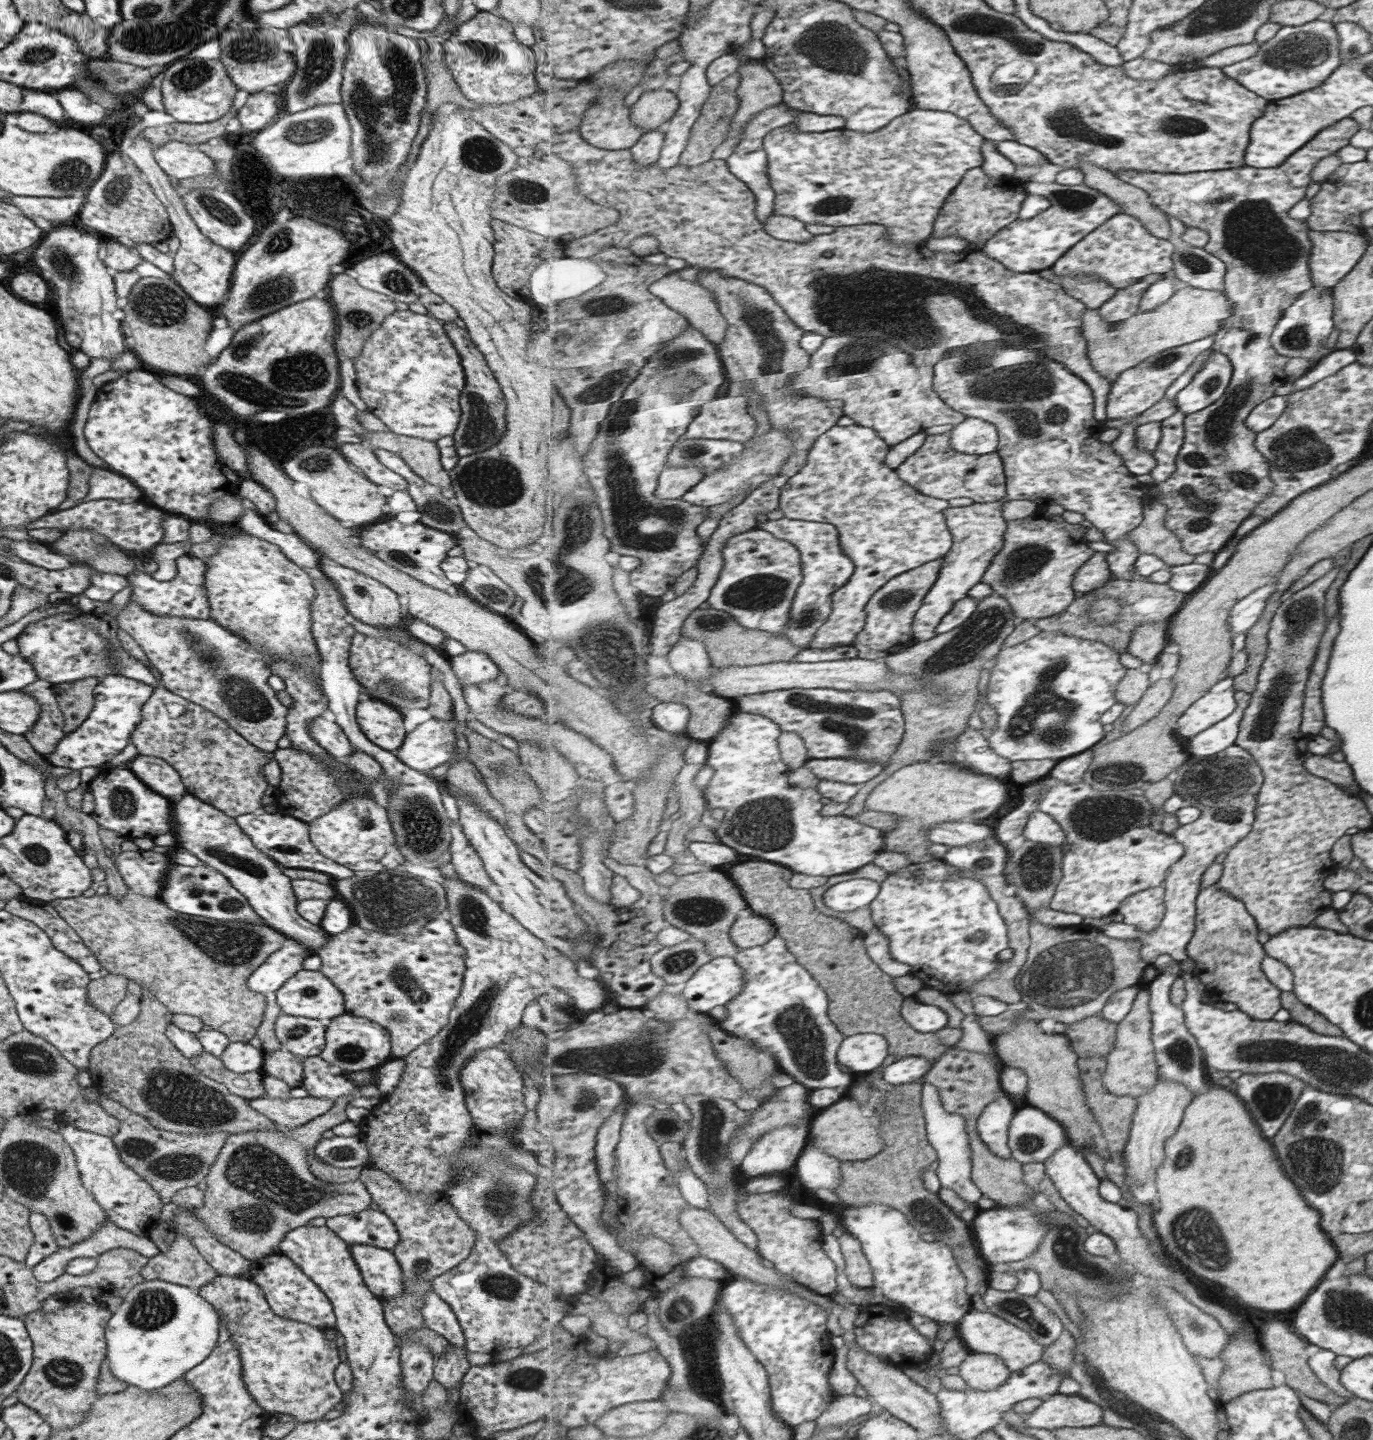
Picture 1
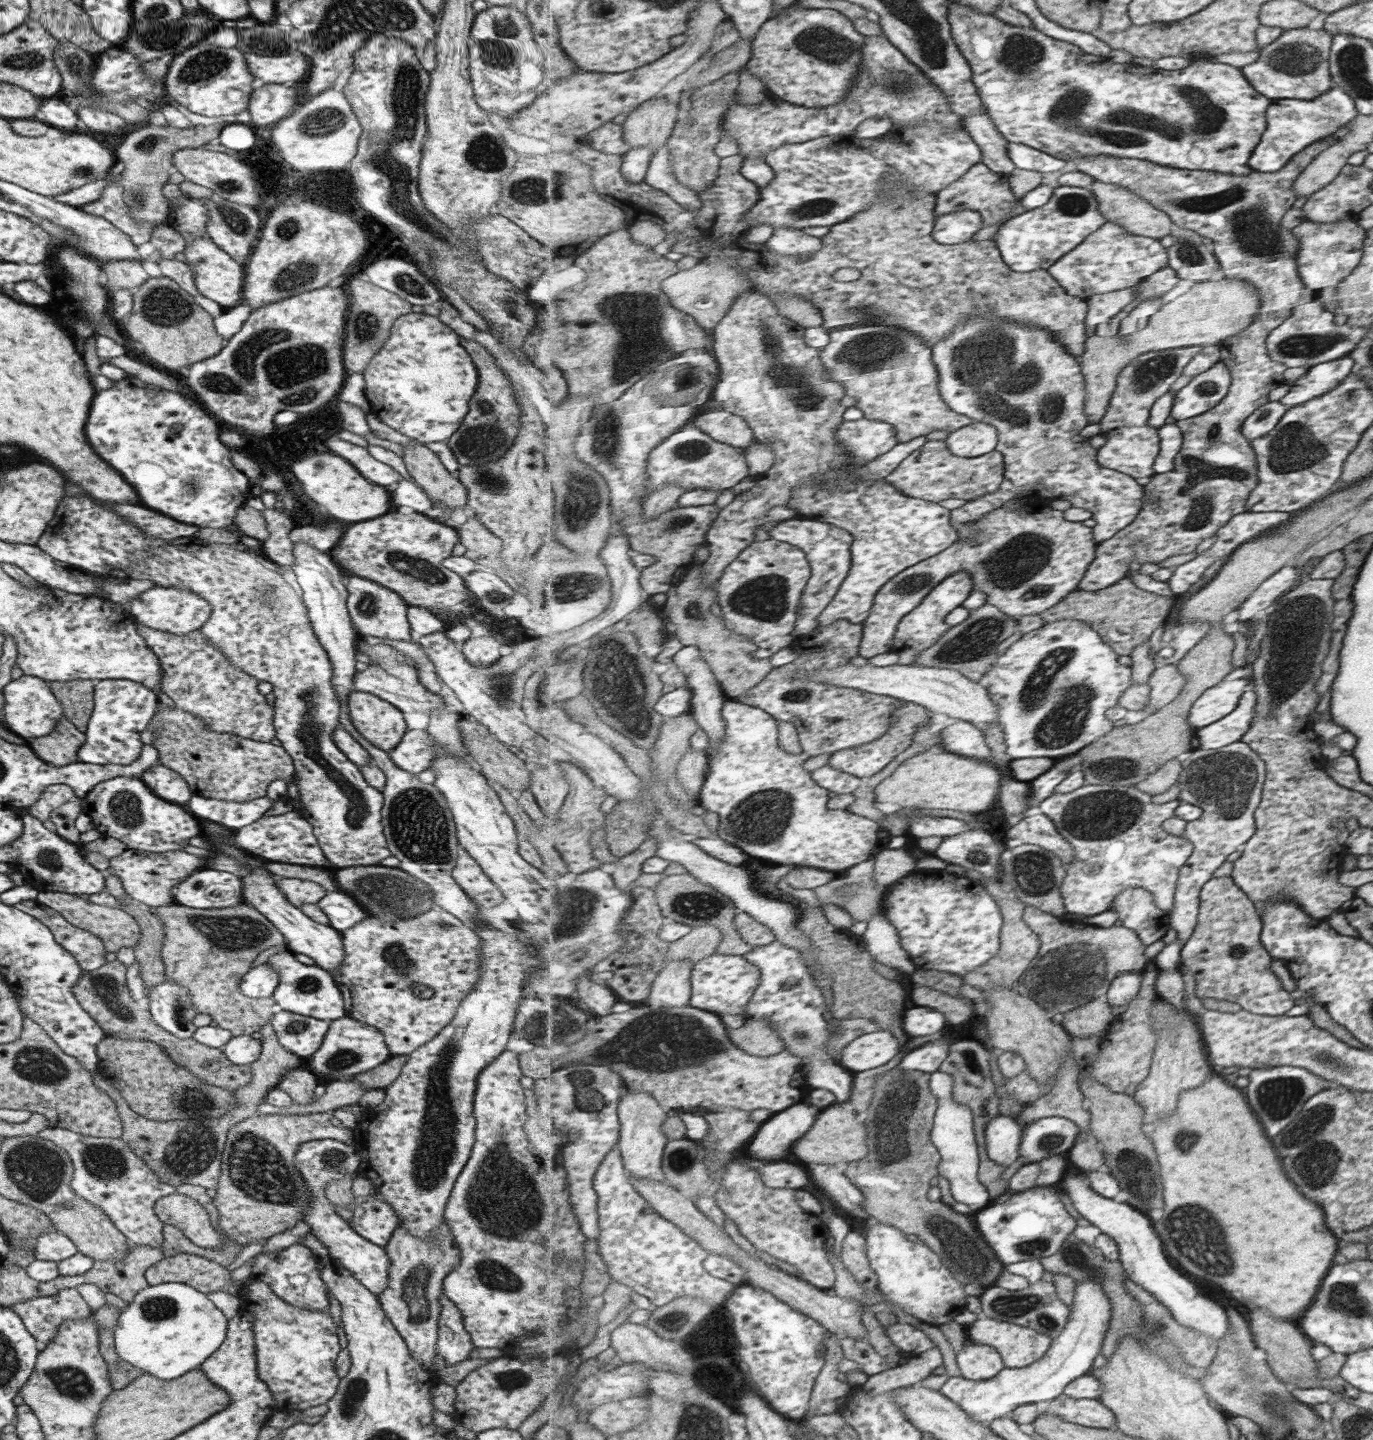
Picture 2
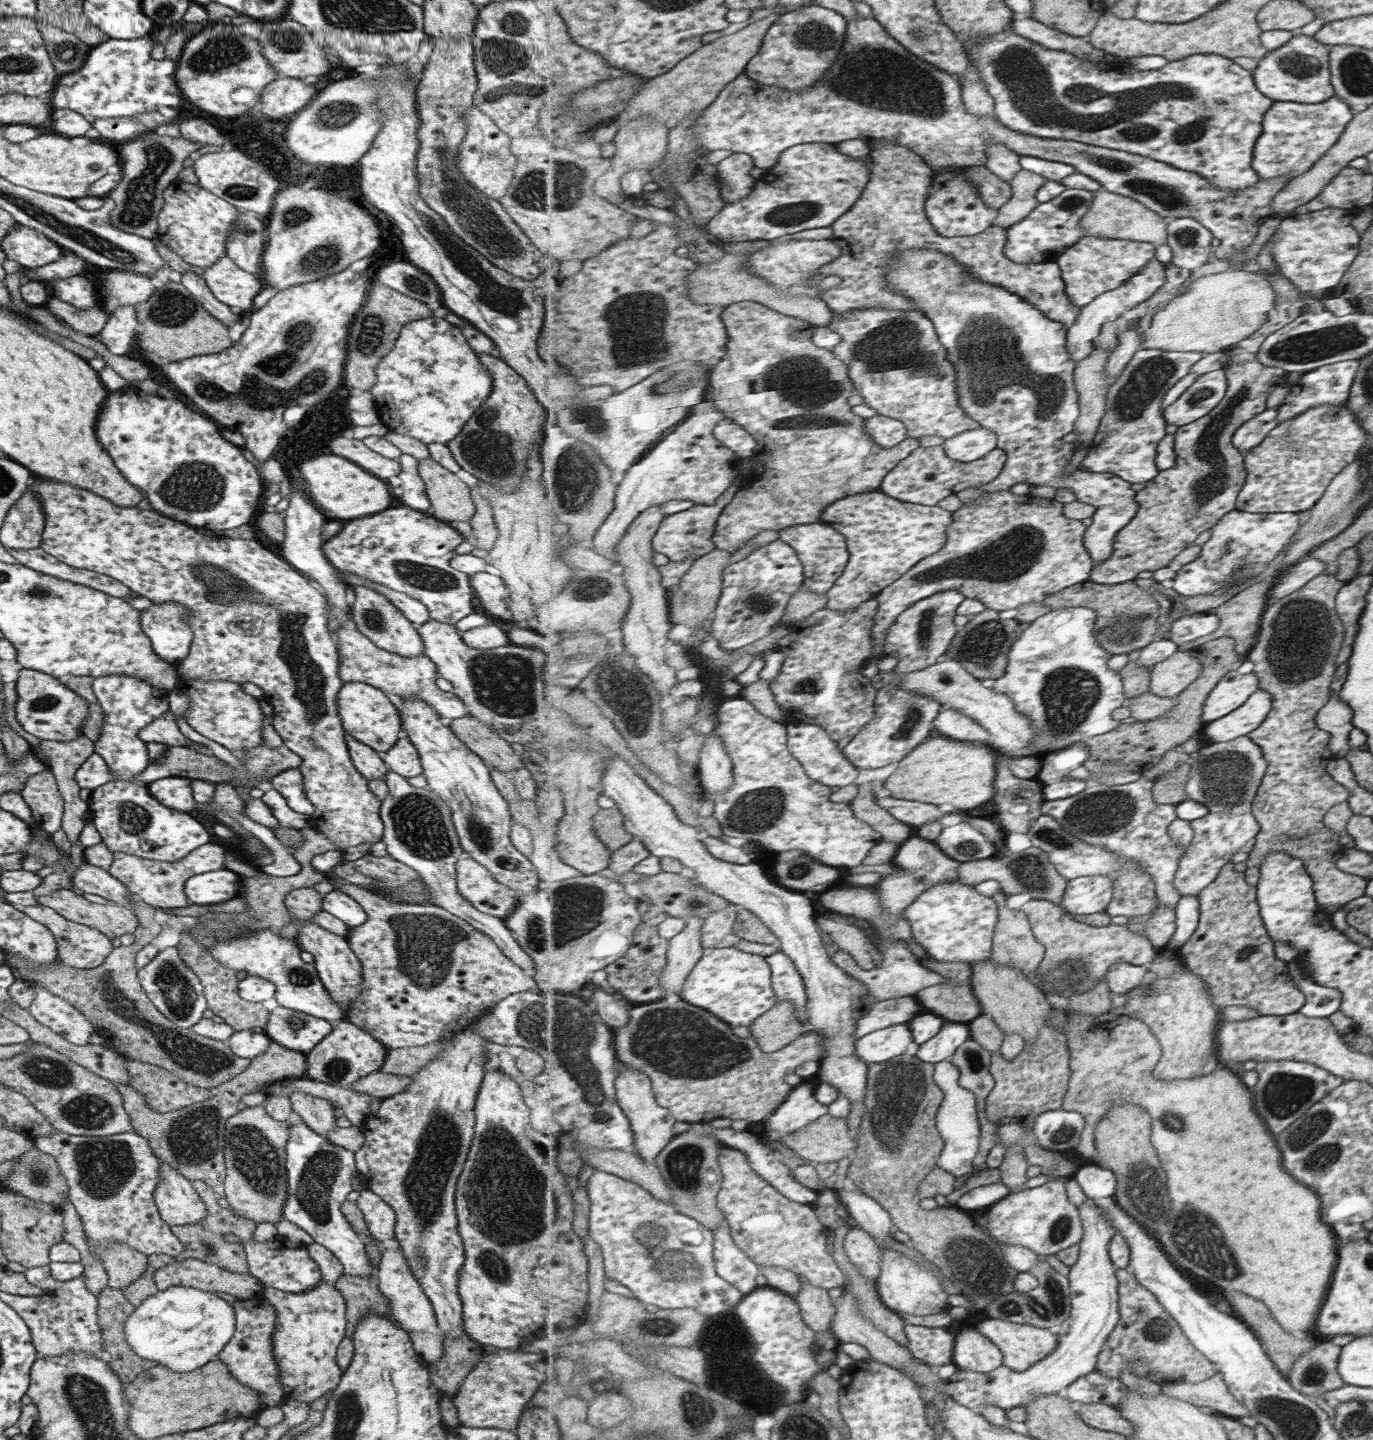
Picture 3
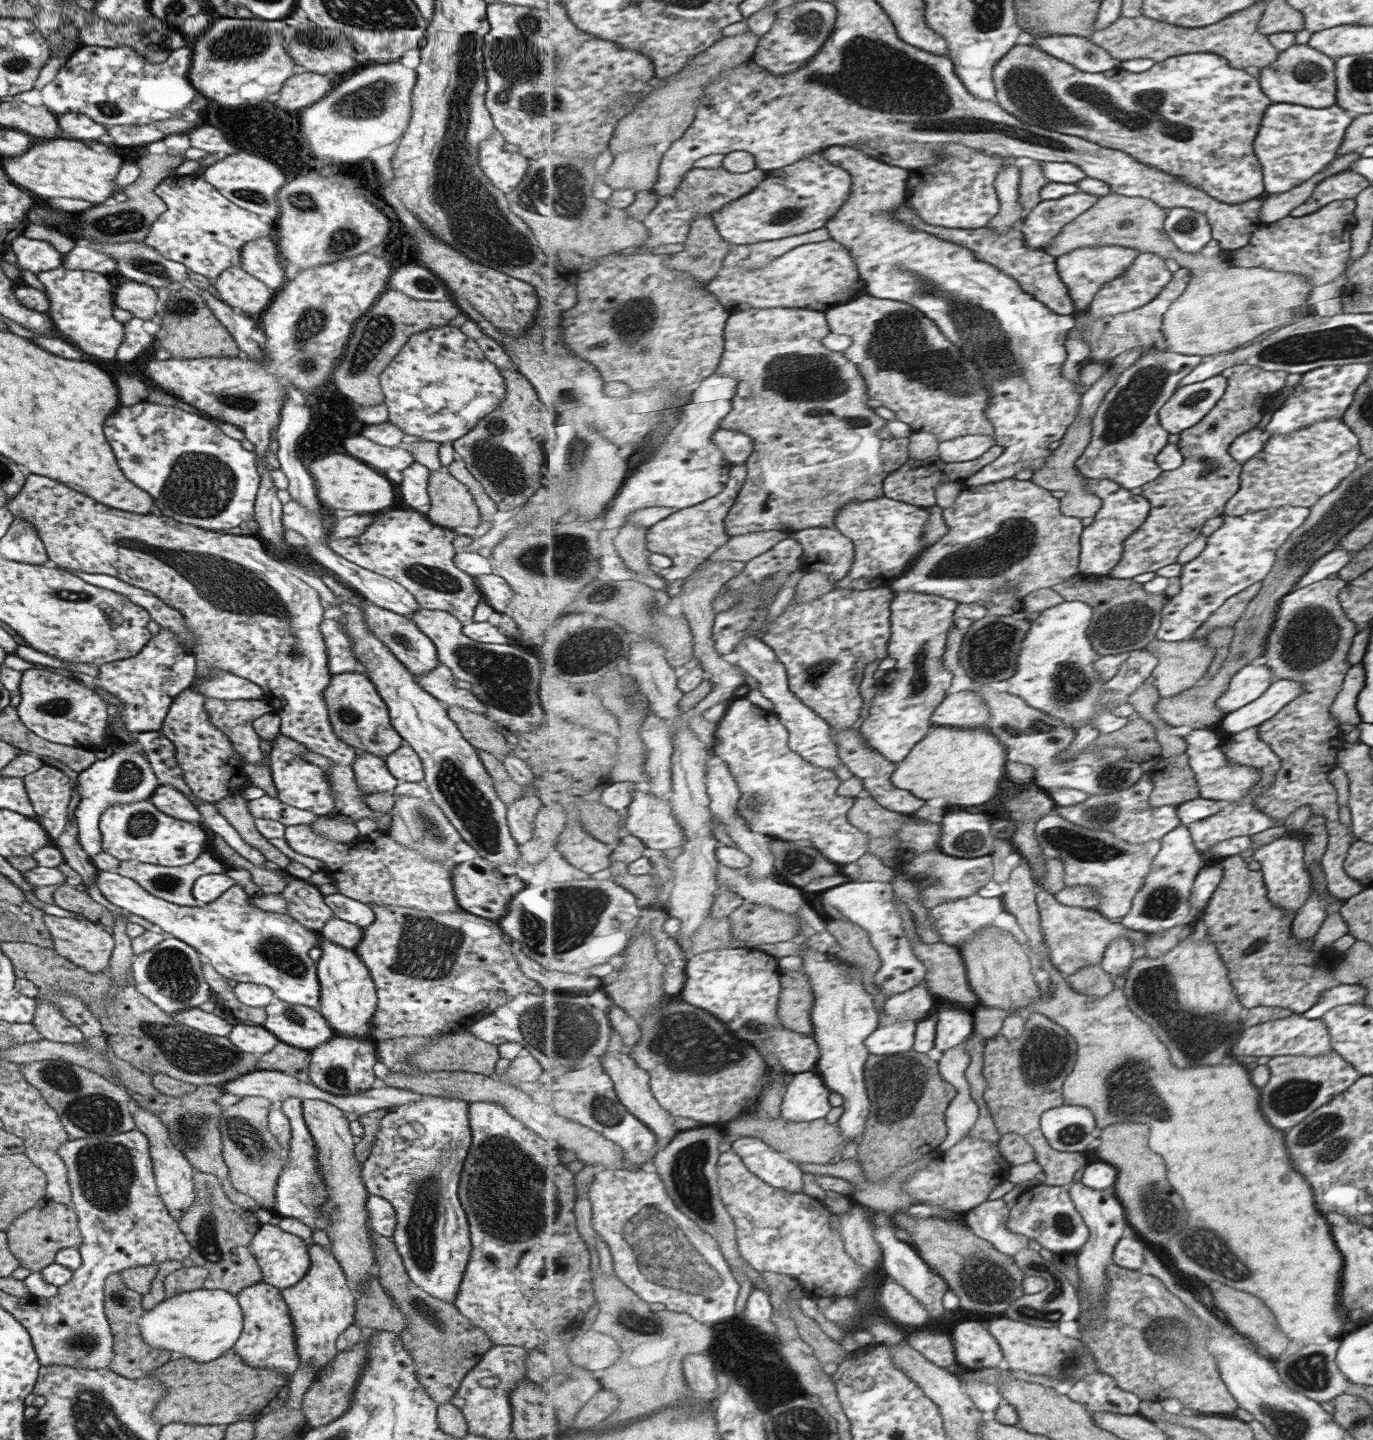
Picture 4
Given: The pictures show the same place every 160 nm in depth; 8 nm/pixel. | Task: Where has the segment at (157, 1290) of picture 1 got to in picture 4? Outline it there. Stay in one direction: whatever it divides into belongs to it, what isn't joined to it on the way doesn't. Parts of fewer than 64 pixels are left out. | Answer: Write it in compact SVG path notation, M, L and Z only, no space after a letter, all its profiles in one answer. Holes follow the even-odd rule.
M203 1288L177 1293L164 1298L146 1310L138 1320L138 1330L143 1344L149 1348L169 1352L172 1357L207 1363L230 1352L242 1331L243 1315L236 1297L227 1291Z

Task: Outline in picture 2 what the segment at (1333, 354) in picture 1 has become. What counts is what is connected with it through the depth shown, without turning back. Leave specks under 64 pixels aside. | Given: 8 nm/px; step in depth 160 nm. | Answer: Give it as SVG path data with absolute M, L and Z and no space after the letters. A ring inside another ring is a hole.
M1346 355L1308 367L1307 374L1303 374L1303 378L1299 378L1278 402L1287 408L1292 408L1313 398L1319 398L1333 391L1333 388L1336 388L1350 373L1354 364L1352 357Z

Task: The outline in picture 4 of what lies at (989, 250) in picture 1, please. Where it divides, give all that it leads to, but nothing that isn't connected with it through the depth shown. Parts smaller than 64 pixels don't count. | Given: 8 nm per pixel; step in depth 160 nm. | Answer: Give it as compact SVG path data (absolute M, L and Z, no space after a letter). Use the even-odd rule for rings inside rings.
M1079 191L1059 200L1044 200L1038 204L1019 226L1025 233L1026 243L1034 249L1047 248L1062 228L1093 208L1100 196Z

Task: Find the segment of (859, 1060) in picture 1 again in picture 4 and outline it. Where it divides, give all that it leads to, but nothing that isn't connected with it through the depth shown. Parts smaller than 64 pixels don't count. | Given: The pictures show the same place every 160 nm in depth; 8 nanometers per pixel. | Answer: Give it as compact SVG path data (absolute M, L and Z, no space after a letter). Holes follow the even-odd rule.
M906 1020L878 1027L867 1039L870 1054L896 1055L914 1049L918 1022Z

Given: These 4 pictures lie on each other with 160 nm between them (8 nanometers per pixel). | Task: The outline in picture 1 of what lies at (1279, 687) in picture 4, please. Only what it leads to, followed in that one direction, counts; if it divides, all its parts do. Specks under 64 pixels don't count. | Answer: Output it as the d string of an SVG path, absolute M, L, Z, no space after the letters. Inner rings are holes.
M1237 691L1236 708L1231 715L1186 741L1189 754L1193 757L1206 757L1234 746L1239 734L1240 720L1250 698L1249 693Z

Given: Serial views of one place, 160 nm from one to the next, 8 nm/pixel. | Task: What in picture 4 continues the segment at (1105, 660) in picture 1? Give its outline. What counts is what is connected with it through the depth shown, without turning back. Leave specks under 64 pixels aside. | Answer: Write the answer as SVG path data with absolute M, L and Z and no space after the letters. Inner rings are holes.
M1065 601L1059 606L1052 606L1044 610L1032 622L1032 627L1024 638L1024 647L1017 658L1017 672L1007 681L1007 692L1020 696L1033 708L1037 708L1061 718L1065 724L1069 724L1075 730L1083 728L1086 724L1093 723L1099 729L1099 734L1109 734L1125 728L1132 720L1124 716L1117 716L1104 702L1104 677L1097 671L1096 662L1102 657L1091 639L1095 609L1085 601Z

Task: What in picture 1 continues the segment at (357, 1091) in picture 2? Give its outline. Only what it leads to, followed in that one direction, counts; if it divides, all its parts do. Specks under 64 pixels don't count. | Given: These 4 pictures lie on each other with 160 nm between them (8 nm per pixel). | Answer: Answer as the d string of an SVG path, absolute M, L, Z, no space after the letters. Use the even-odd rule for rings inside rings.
M309 1095L287 1099L263 1096L248 1100L248 1103L253 1110L285 1129L303 1126L309 1120L327 1112L334 1104L331 1099L313 1098Z

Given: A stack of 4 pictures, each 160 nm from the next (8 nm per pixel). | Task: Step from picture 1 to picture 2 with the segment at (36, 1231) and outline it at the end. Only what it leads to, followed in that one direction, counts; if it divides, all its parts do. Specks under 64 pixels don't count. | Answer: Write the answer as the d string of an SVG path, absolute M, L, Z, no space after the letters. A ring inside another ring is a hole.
M39 1232L33 1258L42 1261L59 1262L77 1252L75 1245L59 1232Z

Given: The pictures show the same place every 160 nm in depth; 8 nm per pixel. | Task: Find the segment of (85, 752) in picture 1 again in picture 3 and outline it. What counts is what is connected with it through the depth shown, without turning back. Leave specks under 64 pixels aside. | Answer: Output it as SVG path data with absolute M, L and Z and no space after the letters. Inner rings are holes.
M127 675L98 676L92 680L92 691L104 716L99 738L94 742L94 753L104 760L114 780L143 784L134 778L147 768L149 762L145 743L136 734L168 710L167 694L136 676Z

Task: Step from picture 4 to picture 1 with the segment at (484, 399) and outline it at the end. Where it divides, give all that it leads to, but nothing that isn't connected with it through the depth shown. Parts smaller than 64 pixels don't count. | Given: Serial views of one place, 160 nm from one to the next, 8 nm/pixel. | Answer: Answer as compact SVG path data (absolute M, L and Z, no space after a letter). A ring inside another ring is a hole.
M409 309L396 310L368 336L352 363L357 396L388 431L435 443L456 430L463 370L442 321Z

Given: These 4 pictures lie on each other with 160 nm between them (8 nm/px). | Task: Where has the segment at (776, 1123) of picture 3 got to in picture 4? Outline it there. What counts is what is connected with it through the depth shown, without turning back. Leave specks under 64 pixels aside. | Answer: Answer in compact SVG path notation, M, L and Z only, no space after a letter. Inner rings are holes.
M804 1072L790 1076L782 1104L782 1117L793 1122L811 1122L826 1118L832 1111L830 1094L818 1072Z

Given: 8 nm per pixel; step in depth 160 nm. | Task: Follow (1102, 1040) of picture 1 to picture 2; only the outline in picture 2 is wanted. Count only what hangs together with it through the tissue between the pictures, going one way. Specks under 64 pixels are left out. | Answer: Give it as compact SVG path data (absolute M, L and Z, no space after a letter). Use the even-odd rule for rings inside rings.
M1106 997L1093 999L1063 1014L1062 1024L1074 1039L1092 1038L1093 1035L1102 1038L1112 1022L1119 1019L1119 1016L1113 1016L1111 1007Z

